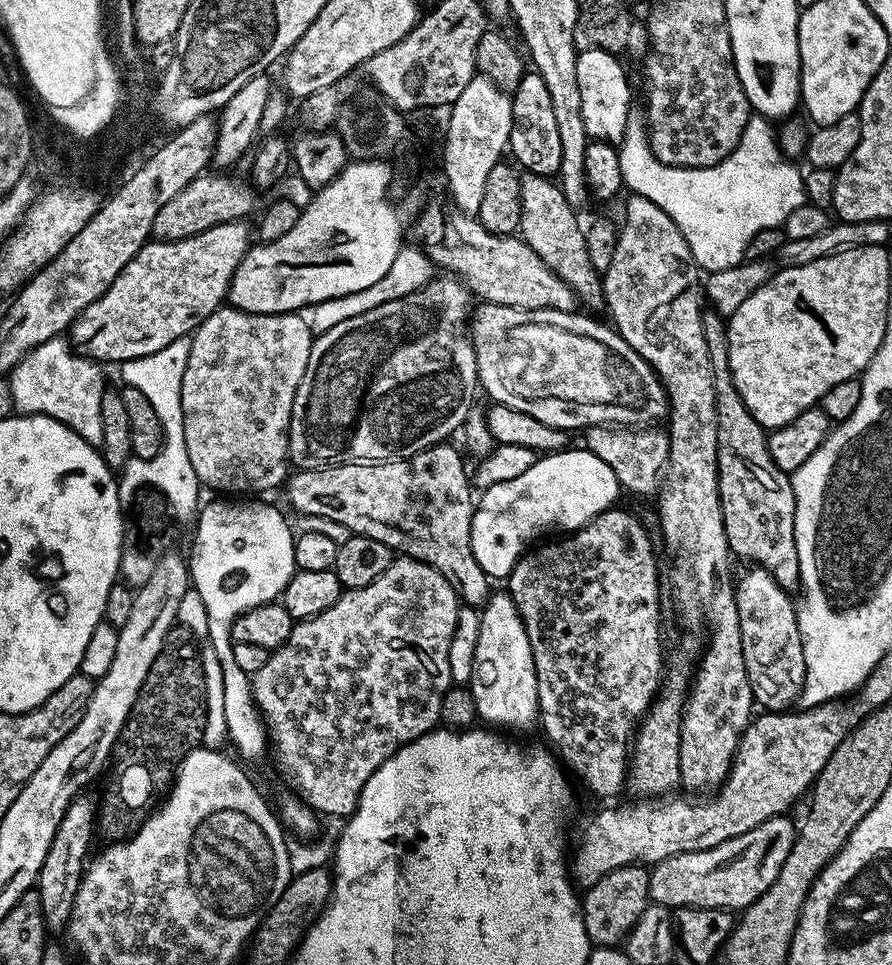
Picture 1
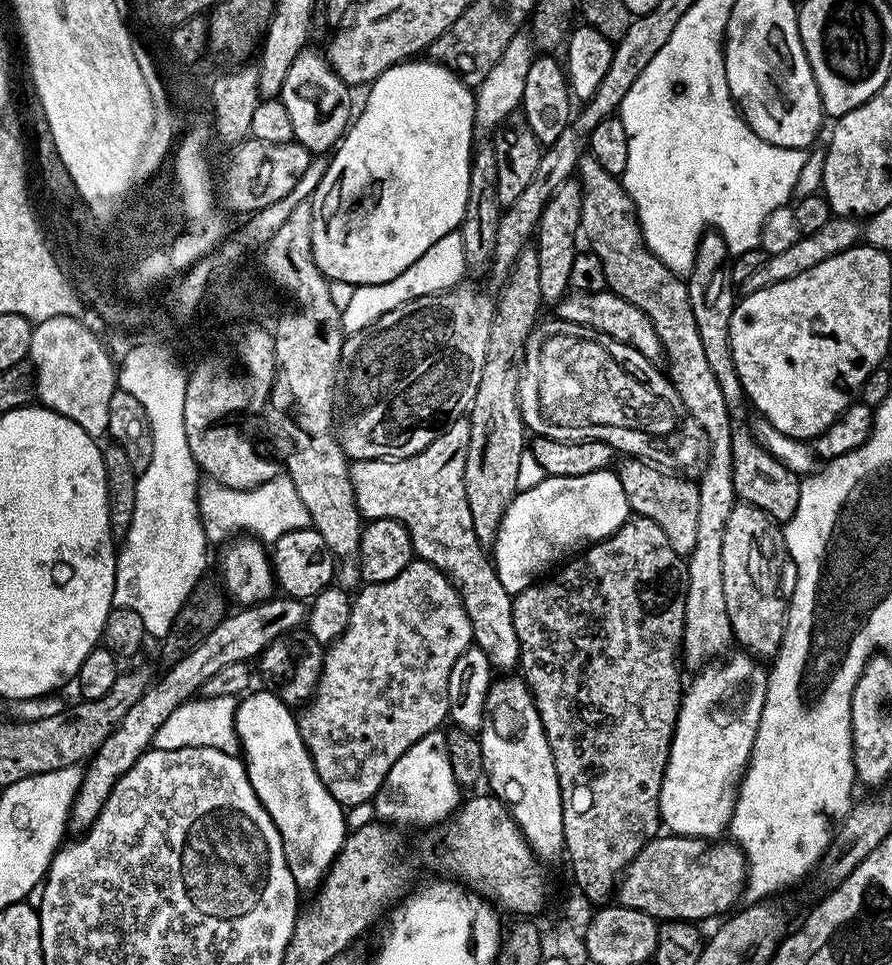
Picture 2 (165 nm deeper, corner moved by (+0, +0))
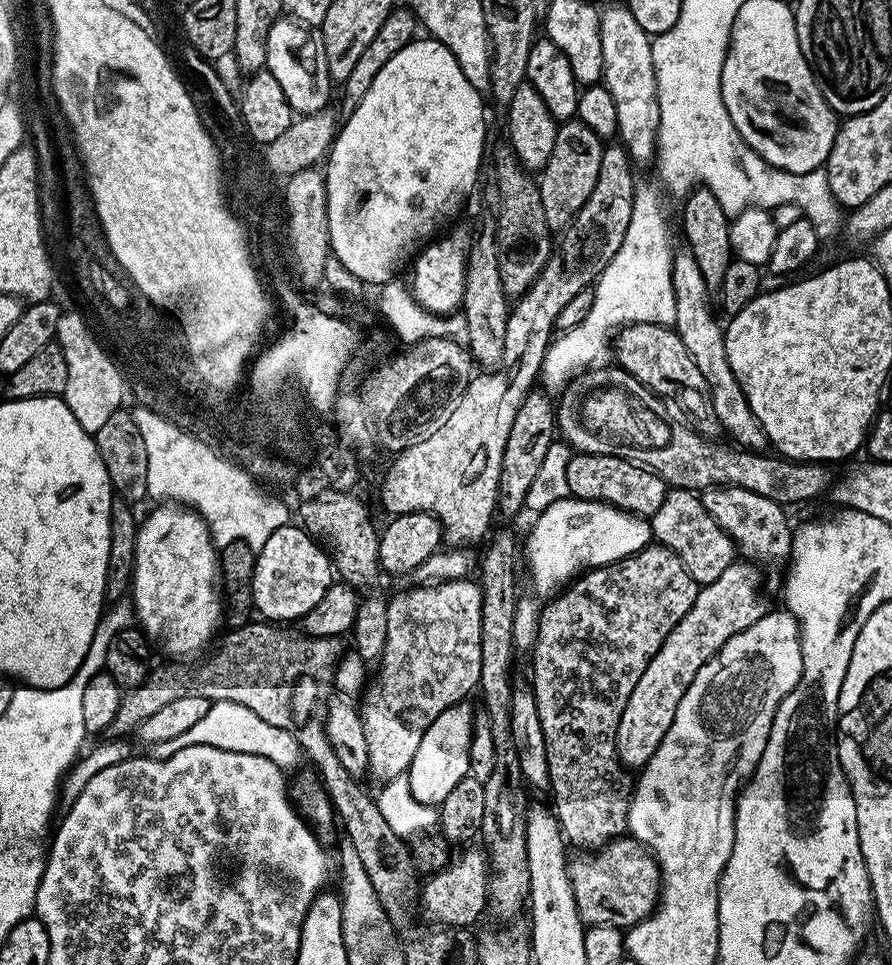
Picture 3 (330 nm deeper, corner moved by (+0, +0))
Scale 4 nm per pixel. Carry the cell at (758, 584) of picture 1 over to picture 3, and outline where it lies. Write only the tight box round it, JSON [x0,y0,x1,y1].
[702,486,794,564]

